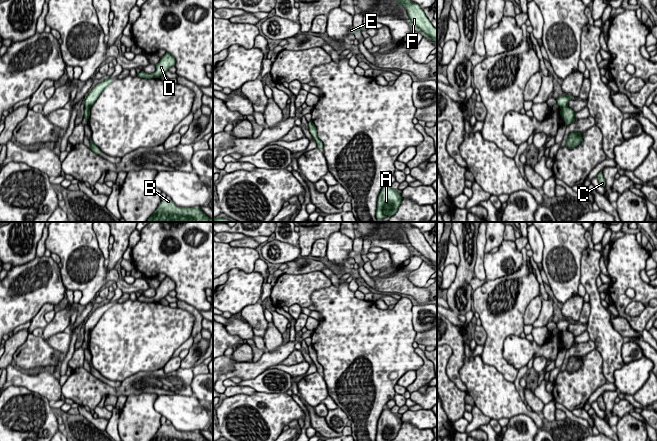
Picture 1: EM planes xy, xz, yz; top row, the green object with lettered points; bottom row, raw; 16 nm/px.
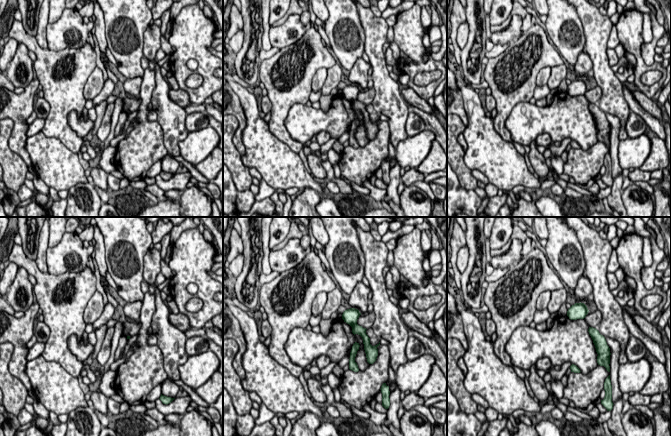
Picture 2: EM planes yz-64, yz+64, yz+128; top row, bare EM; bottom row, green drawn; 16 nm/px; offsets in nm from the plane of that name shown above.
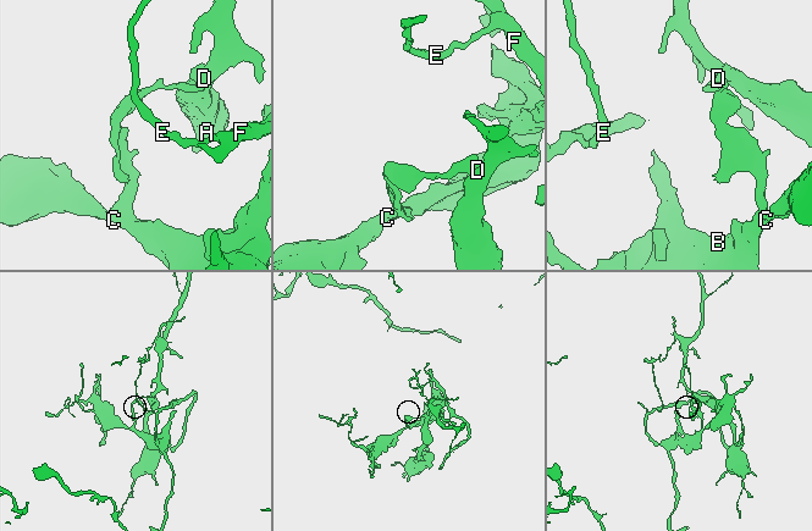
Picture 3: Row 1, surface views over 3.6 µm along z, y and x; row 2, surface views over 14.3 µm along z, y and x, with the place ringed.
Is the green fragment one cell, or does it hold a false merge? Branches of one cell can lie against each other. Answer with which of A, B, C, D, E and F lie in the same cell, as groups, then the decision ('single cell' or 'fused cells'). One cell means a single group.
A D / B C E F | fused cells

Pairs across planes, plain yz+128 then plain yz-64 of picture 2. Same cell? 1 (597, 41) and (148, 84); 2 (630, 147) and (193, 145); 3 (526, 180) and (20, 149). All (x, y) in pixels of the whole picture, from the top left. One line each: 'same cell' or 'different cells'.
1: different cells
2: same cell
3: different cells

